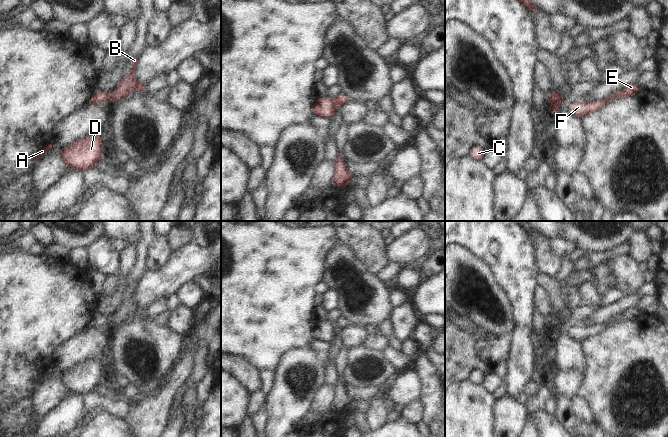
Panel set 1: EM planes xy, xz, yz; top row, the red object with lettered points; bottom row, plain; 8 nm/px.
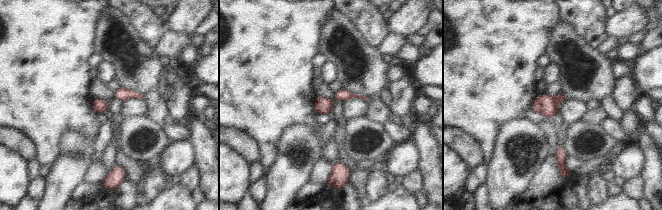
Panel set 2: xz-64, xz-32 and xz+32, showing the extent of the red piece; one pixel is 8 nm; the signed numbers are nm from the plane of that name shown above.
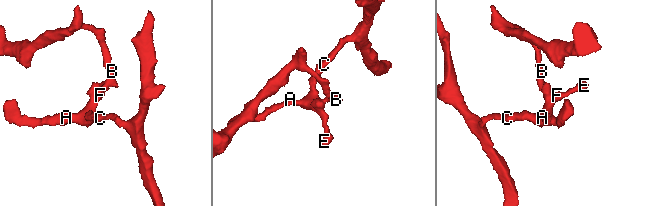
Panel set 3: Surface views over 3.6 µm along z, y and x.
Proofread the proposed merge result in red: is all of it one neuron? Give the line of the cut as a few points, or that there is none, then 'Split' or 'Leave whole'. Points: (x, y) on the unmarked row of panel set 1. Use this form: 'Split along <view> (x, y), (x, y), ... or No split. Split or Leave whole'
Split along xz (333, 323), (338, 329). Split.

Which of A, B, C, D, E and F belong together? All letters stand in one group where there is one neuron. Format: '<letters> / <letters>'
A C D E F / B

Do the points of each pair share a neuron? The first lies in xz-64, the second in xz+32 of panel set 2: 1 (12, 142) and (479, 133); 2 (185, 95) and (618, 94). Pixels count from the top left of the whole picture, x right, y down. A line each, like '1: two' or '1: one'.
1: two
2: one

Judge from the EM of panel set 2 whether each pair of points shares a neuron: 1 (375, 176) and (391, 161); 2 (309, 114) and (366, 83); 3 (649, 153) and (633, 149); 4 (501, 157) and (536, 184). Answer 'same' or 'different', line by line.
1: different
2: different
3: different
4: different

